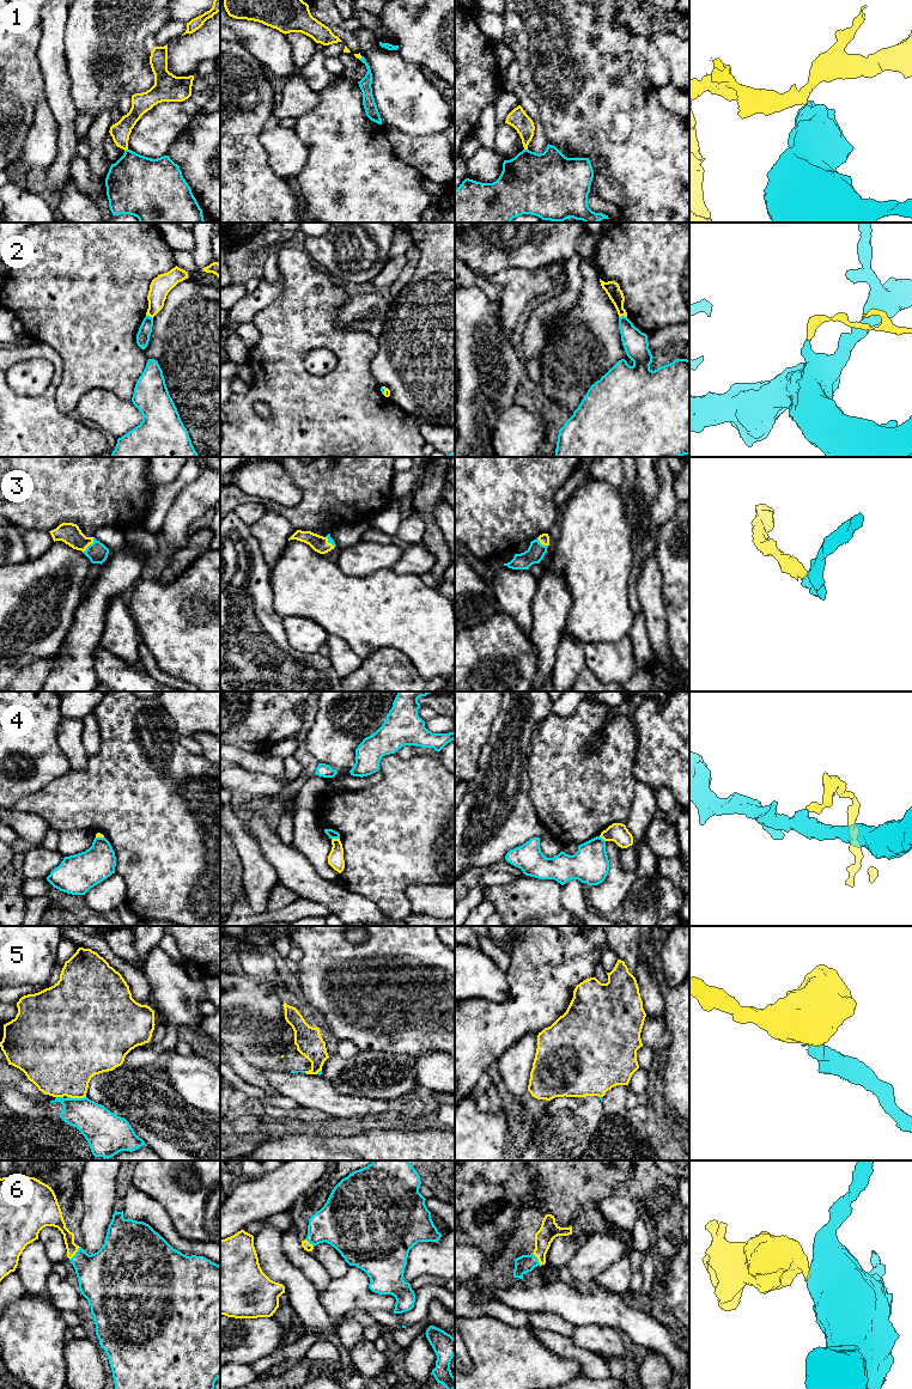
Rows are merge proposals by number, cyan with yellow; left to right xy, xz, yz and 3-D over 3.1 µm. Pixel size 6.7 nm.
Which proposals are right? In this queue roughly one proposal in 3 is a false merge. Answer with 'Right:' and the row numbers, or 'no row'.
Right: 3, 6

